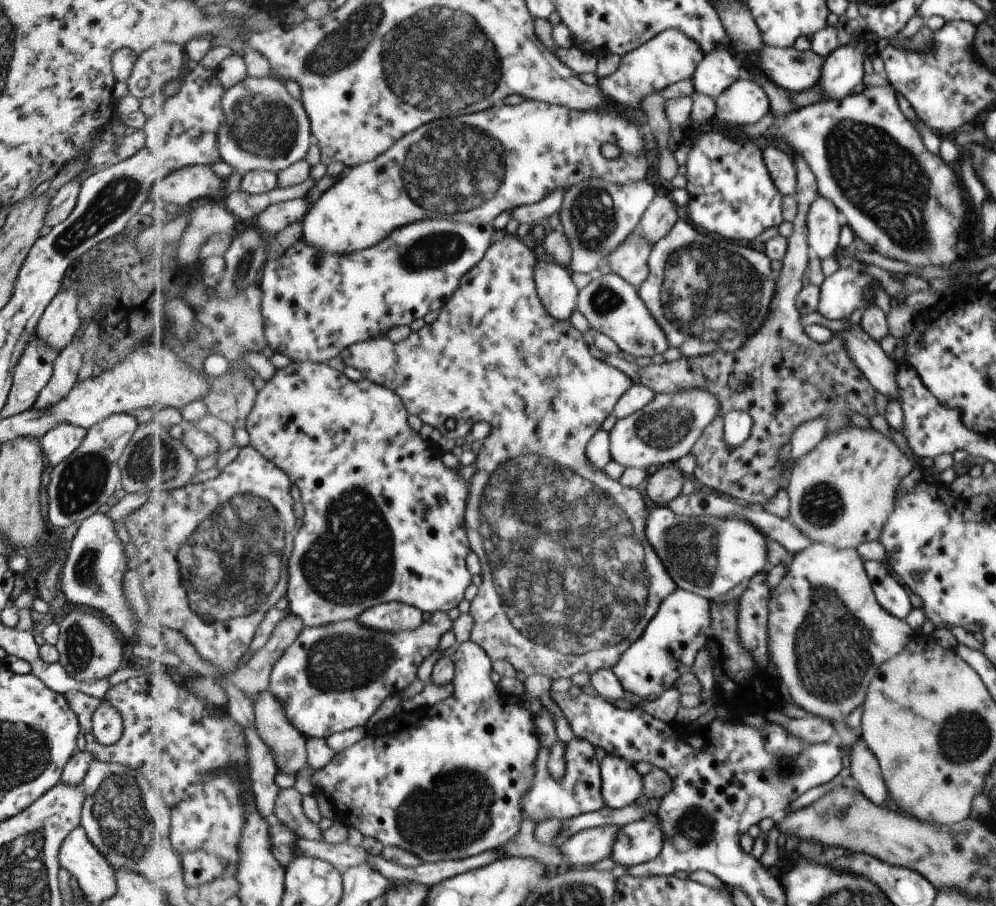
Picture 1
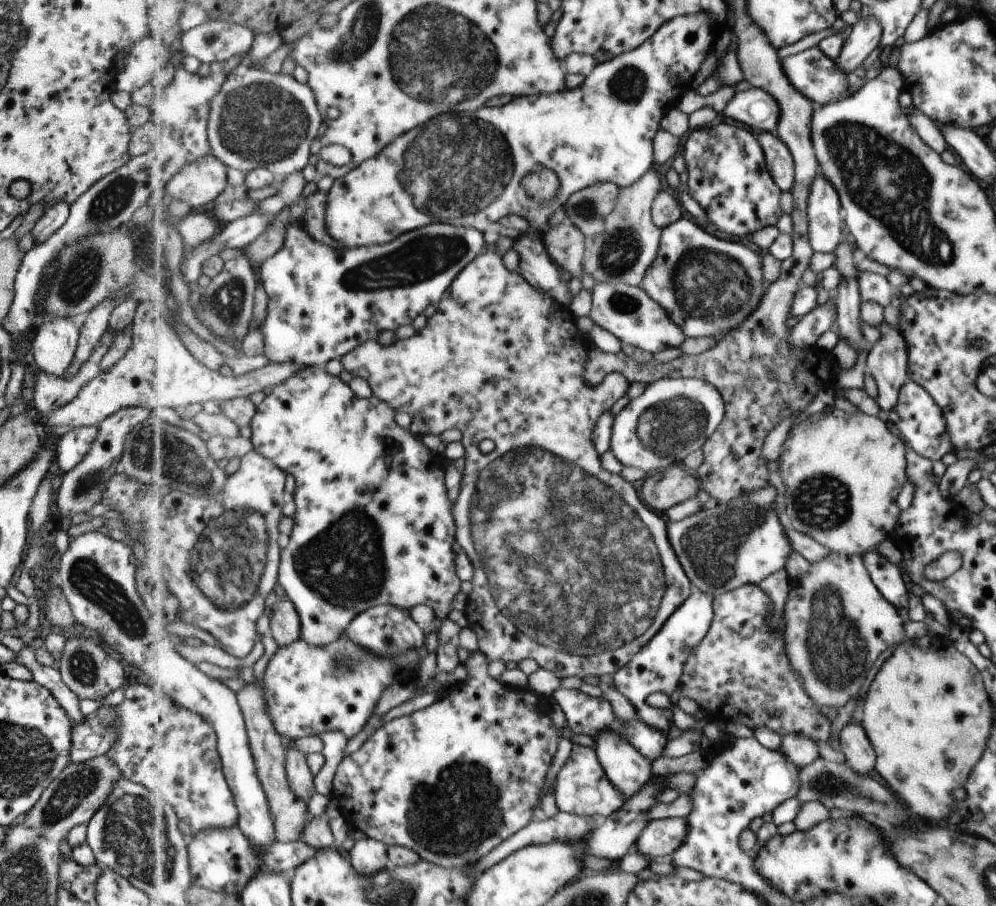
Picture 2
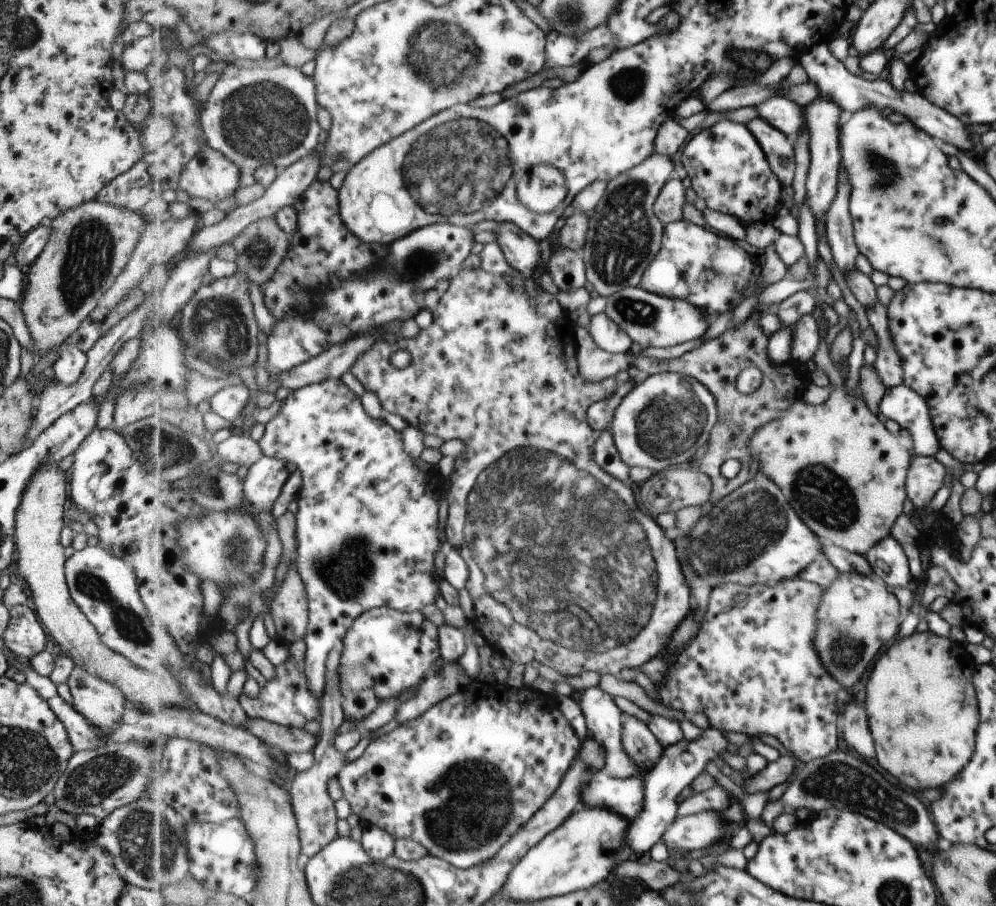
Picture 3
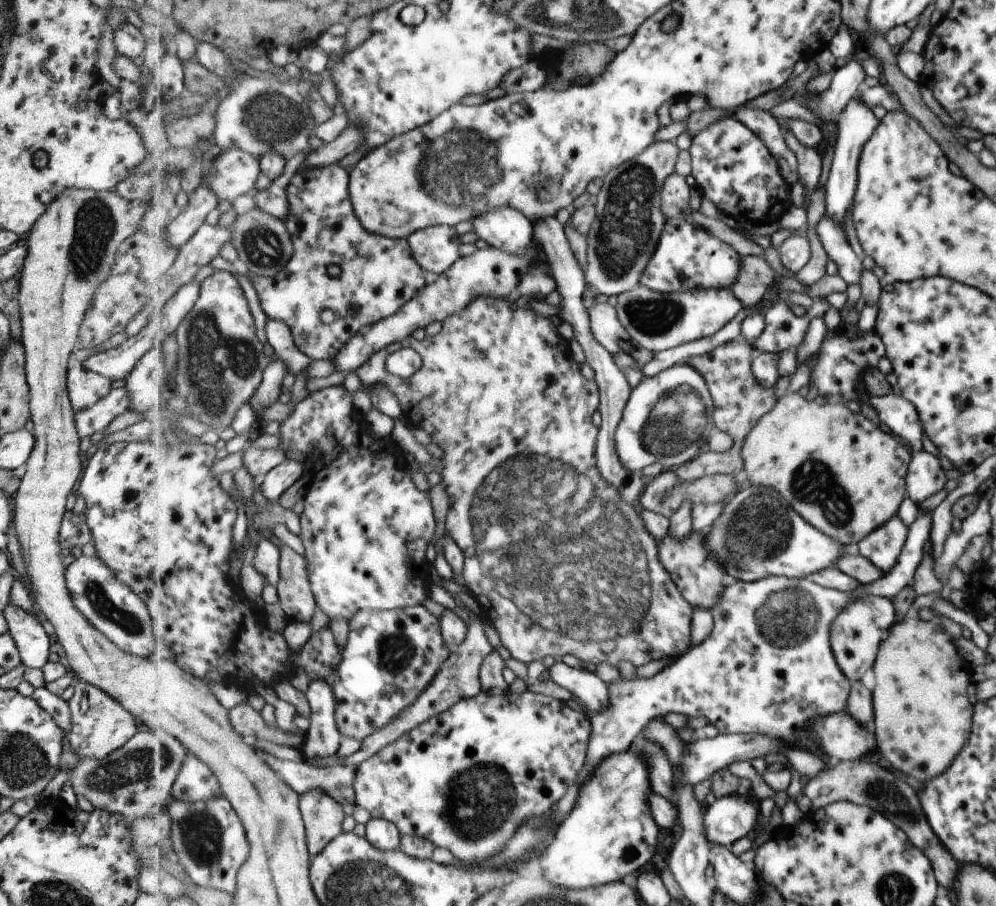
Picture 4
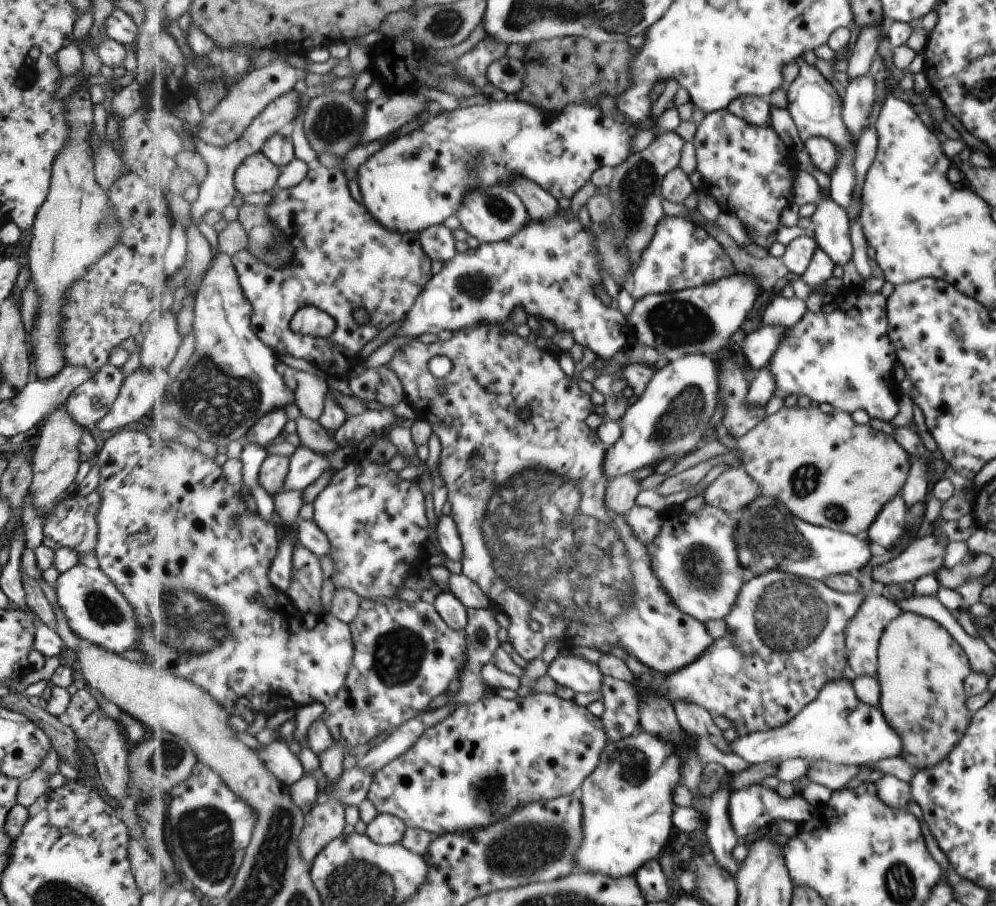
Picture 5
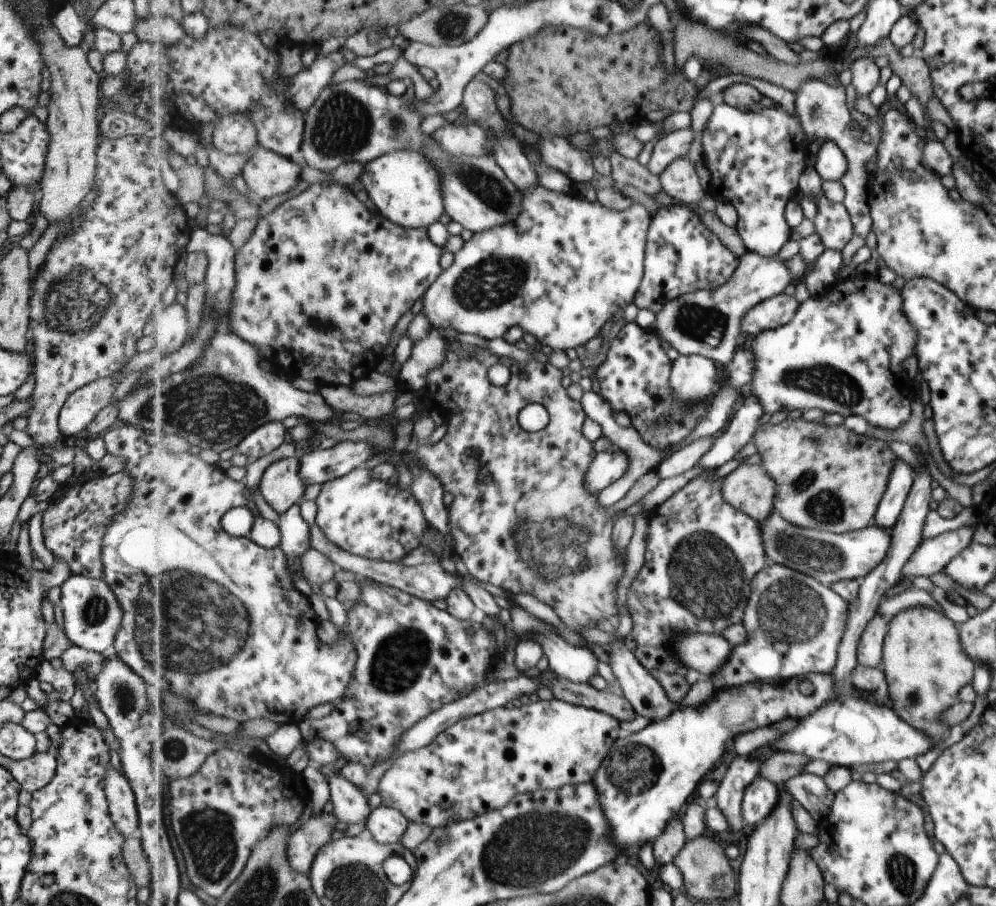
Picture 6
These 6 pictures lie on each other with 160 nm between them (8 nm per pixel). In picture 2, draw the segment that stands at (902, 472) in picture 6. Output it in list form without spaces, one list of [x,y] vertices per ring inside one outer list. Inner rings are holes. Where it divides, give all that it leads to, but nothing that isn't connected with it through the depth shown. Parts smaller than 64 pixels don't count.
[[[867,551],[864,555],[865,568],[873,572],[872,583],[877,584],[881,596],[885,596],[884,599],[897,608],[906,608],[909,594],[905,590],[899,567],[883,558],[877,551]]]

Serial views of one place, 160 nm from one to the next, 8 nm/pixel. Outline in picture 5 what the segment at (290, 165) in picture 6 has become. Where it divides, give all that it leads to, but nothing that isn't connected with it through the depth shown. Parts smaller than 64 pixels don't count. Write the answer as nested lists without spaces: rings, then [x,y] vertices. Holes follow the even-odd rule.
[[[265,153],[248,156],[237,169],[235,184],[241,194],[271,192],[278,185],[282,168],[277,166]]]

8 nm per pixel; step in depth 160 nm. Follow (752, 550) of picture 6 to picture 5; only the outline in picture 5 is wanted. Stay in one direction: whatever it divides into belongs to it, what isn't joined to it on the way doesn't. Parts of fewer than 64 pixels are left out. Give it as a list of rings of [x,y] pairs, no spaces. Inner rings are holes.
[[[706,502],[703,508],[695,512],[685,510],[683,504],[674,504],[662,512],[663,522],[660,535],[651,544],[648,544],[649,554],[652,558],[652,569],[660,578],[661,584],[672,597],[672,601],[686,615],[692,616],[702,623],[709,620],[725,619],[736,606],[736,600],[744,586],[743,572],[745,566],[740,561],[738,548],[737,515],[726,510],[711,506]]]

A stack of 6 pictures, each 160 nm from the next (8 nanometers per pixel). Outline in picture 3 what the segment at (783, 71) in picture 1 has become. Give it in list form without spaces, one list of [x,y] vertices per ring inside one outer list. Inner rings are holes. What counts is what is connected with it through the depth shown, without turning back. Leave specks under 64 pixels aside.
[[[819,43],[798,61],[807,72],[809,81],[817,85],[818,94],[828,96],[844,112],[844,115],[871,107],[886,110],[889,113],[897,112],[941,143],[947,142],[947,144],[952,144],[955,148],[971,154],[978,149],[975,138],[967,133],[967,128],[952,113],[930,103],[917,90],[912,93],[903,89],[895,90],[891,87],[886,75],[878,76],[875,80],[864,80],[860,75],[849,73],[843,67],[842,61],[835,60],[831,56],[826,46],[826,43]]]

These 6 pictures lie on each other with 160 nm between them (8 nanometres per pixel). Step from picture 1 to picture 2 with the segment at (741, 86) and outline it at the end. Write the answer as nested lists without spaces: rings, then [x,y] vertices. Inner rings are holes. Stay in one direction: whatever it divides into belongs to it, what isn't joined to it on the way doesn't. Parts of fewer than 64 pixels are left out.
[[[753,87],[748,91],[739,91],[727,105],[724,114],[745,126],[778,135],[782,112],[778,100],[771,93]]]

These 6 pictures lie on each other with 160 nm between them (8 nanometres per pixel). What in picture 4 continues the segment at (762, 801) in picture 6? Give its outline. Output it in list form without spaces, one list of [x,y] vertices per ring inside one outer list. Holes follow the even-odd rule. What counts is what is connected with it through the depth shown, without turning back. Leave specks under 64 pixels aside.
[[[742,793],[719,797],[705,809],[705,826],[703,828],[705,828],[709,844],[712,844],[712,846],[727,846],[732,849],[737,840],[745,838],[745,836],[753,836],[760,818],[759,812],[761,812],[759,800],[753,802],[751,798],[743,796]]]

